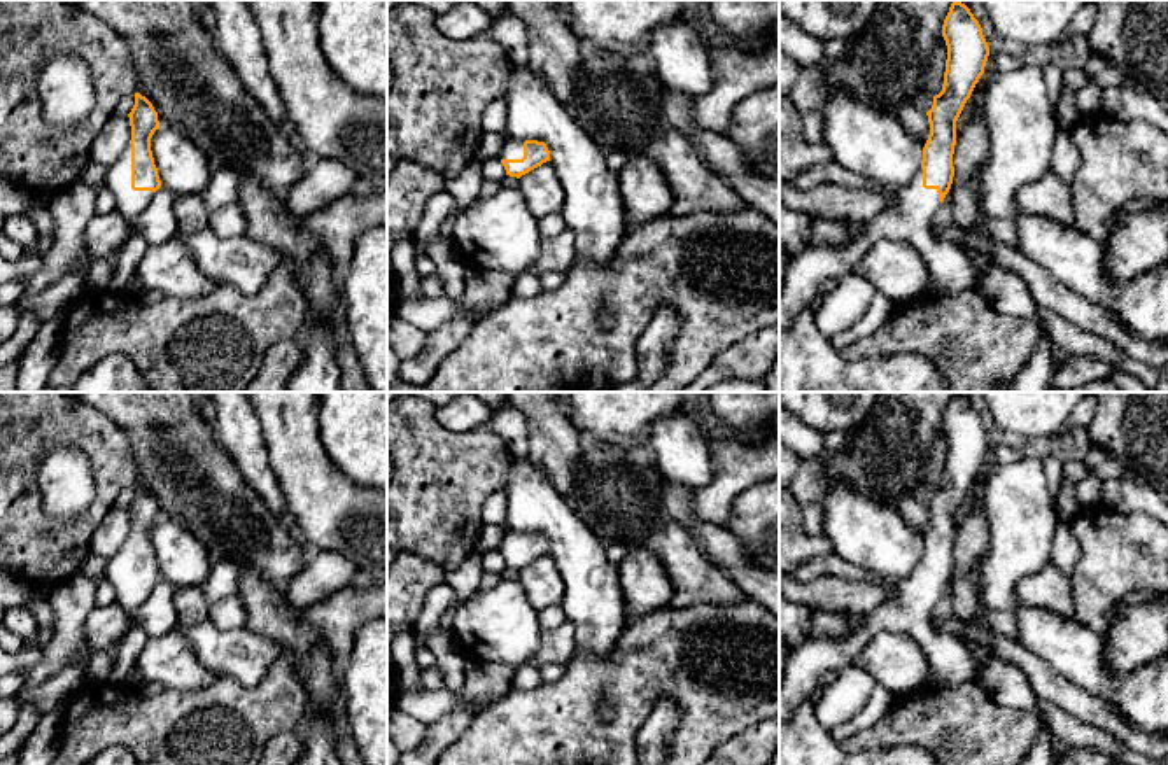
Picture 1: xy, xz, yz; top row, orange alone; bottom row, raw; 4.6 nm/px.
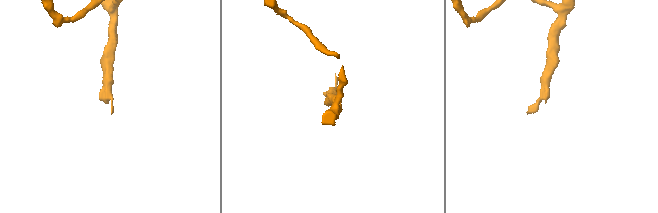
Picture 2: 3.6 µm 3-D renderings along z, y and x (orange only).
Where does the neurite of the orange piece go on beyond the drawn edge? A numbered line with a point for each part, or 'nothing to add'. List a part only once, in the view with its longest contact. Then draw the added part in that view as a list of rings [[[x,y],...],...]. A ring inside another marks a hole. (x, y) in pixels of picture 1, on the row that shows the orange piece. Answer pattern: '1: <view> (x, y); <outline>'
1: xy (130, 203); [[[131,145],[123,156],[109,168],[105,186],[116,198],[116,210],[130,222],[137,219],[152,201],[152,191],[131,189]]]

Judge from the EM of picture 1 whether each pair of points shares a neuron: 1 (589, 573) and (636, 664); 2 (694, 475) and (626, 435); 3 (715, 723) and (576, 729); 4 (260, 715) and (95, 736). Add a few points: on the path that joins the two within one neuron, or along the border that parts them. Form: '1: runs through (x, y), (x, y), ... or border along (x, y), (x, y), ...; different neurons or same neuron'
1: border along (629, 620), (617, 643), (605, 655), (584, 655); different neurons
2: runs through (676, 457), (657, 438), (643, 435); same neuron
3: runs through (680, 688), (654, 687), (612, 729); same neuron
4: runs through (219, 701), (195, 704), (174, 722), (135, 722); same neuron

